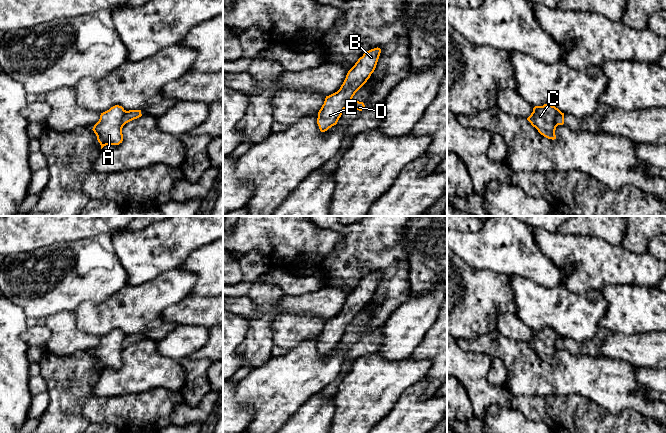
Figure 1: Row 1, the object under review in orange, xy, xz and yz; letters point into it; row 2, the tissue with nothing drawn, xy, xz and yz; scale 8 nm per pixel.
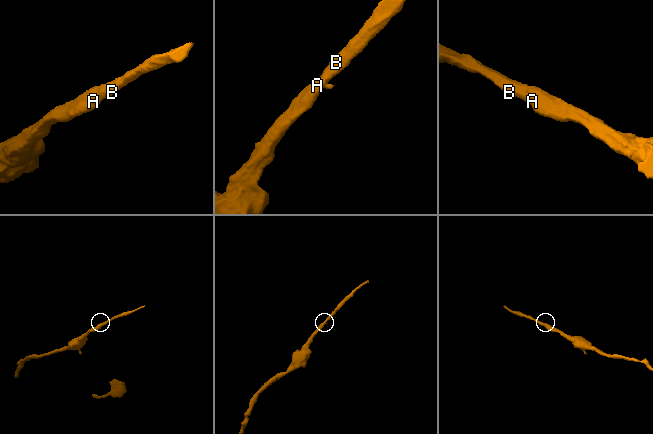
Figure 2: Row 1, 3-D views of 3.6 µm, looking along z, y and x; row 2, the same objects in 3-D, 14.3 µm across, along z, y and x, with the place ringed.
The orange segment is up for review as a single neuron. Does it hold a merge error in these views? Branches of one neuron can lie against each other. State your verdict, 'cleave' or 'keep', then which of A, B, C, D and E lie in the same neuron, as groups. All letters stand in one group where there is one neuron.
cleave; A B C E / D

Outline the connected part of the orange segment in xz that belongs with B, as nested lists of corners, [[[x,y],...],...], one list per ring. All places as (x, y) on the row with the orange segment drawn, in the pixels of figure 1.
[[[378,47],[365,52],[348,71],[340,89],[326,96],[317,118],[321,132],[325,132],[337,124],[347,102],[353,98],[374,72],[380,53],[381,49]]]

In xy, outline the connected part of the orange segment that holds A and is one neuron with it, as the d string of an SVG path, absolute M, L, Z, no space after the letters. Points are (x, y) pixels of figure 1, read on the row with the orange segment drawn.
M115 105L101 113L99 121L92 129L97 136L101 149L106 145L119 145L122 143L123 117L125 113L126 110L119 105Z

